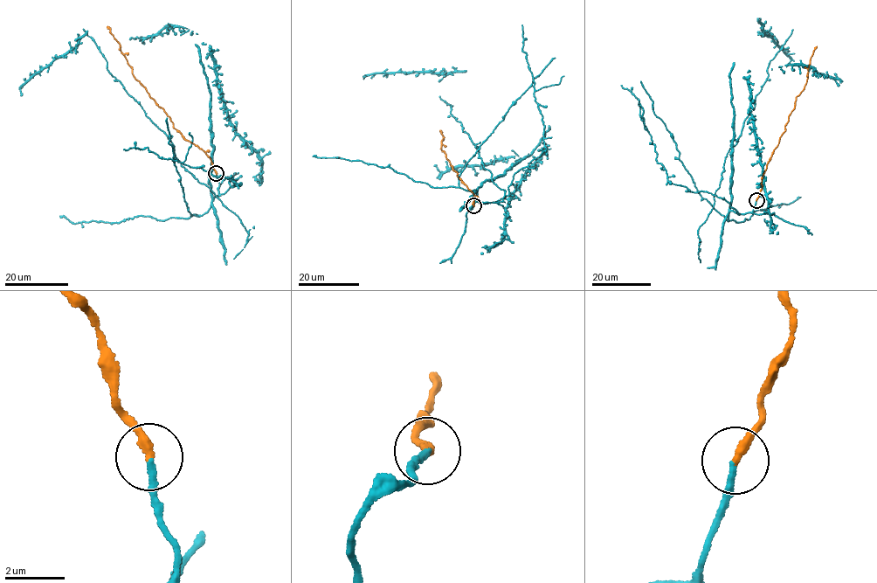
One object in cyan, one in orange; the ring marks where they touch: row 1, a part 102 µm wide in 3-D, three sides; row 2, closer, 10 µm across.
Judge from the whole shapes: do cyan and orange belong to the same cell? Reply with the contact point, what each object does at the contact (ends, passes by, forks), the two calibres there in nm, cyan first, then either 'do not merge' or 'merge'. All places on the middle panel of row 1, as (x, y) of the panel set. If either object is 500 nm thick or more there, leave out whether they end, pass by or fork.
at (473, 205); cyan ends there; orange ends there; 220 nm thick on the cyan side, 300 nm on the other; merge

